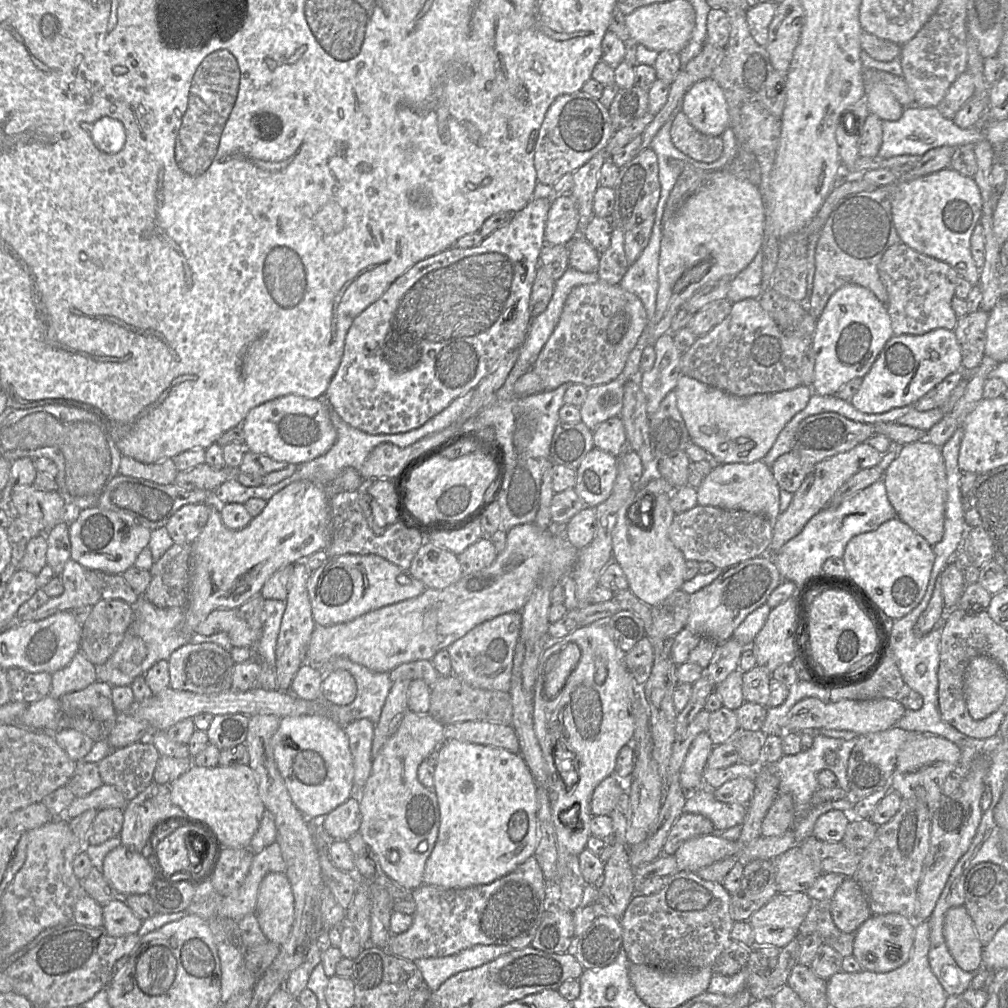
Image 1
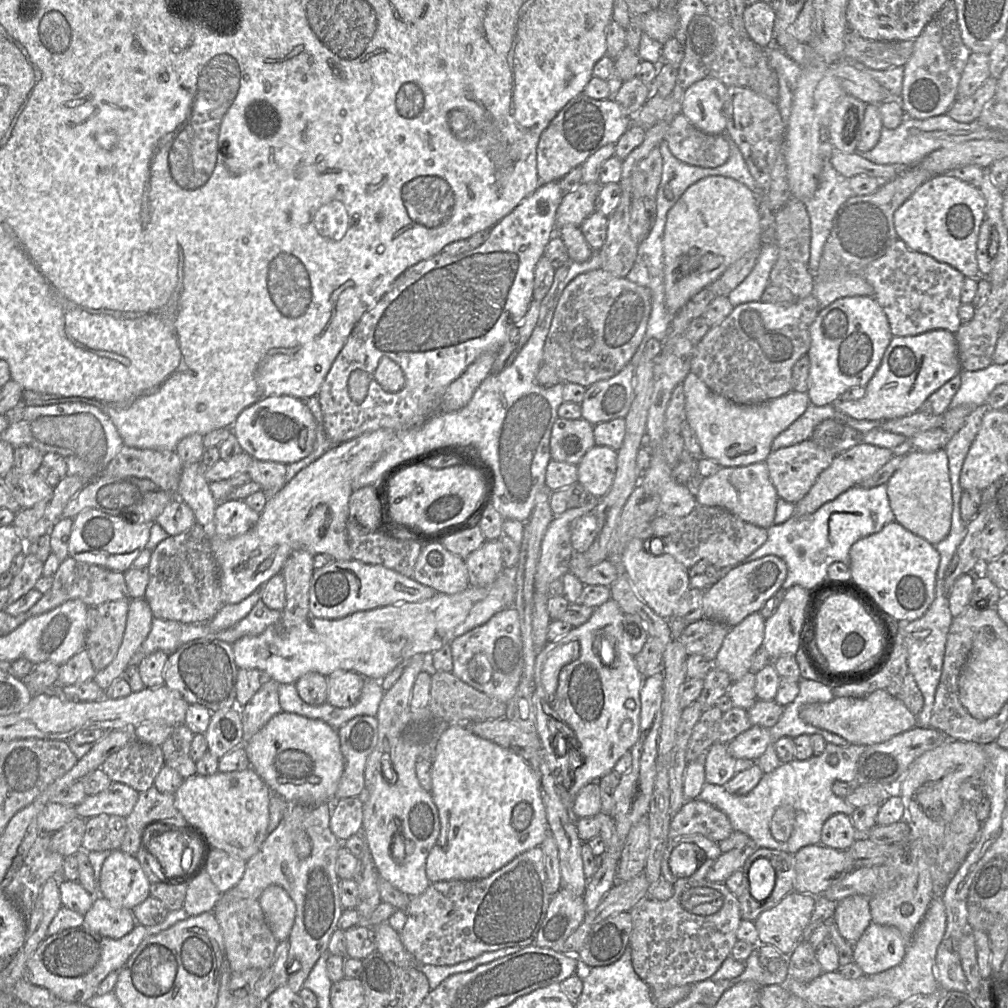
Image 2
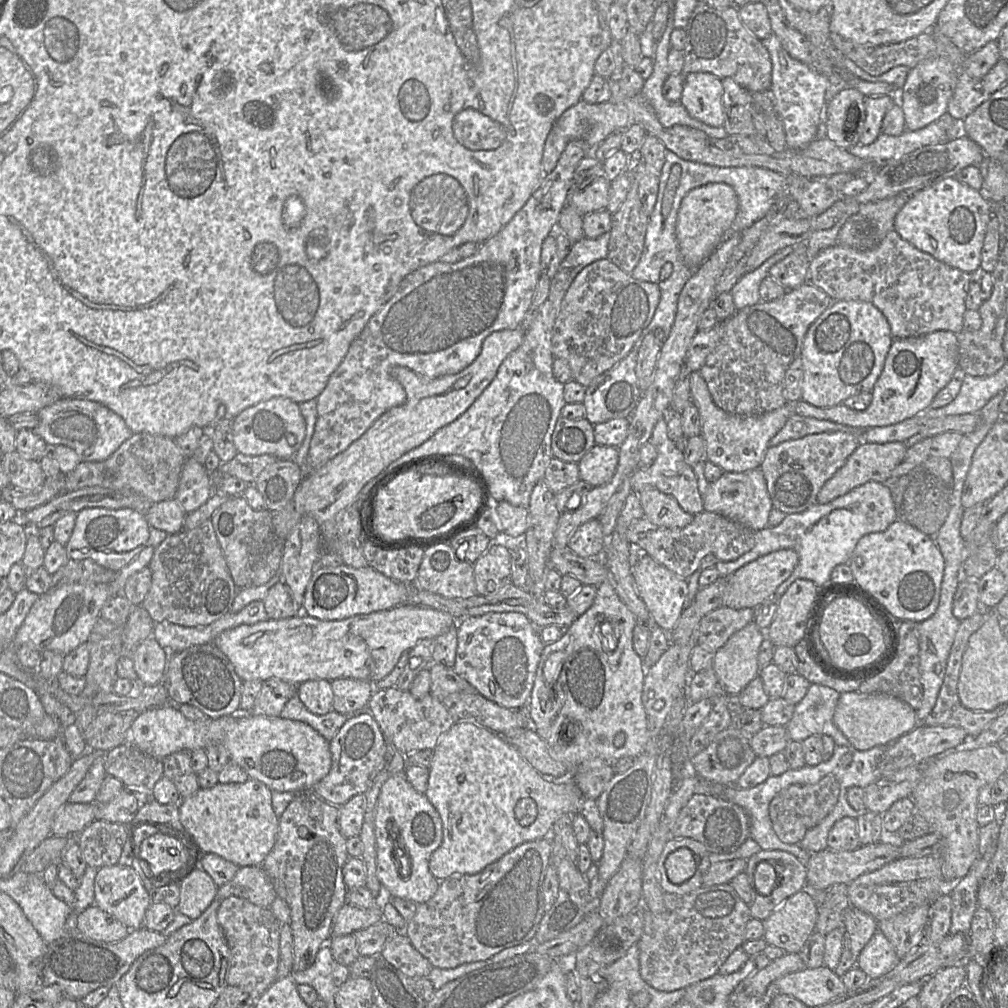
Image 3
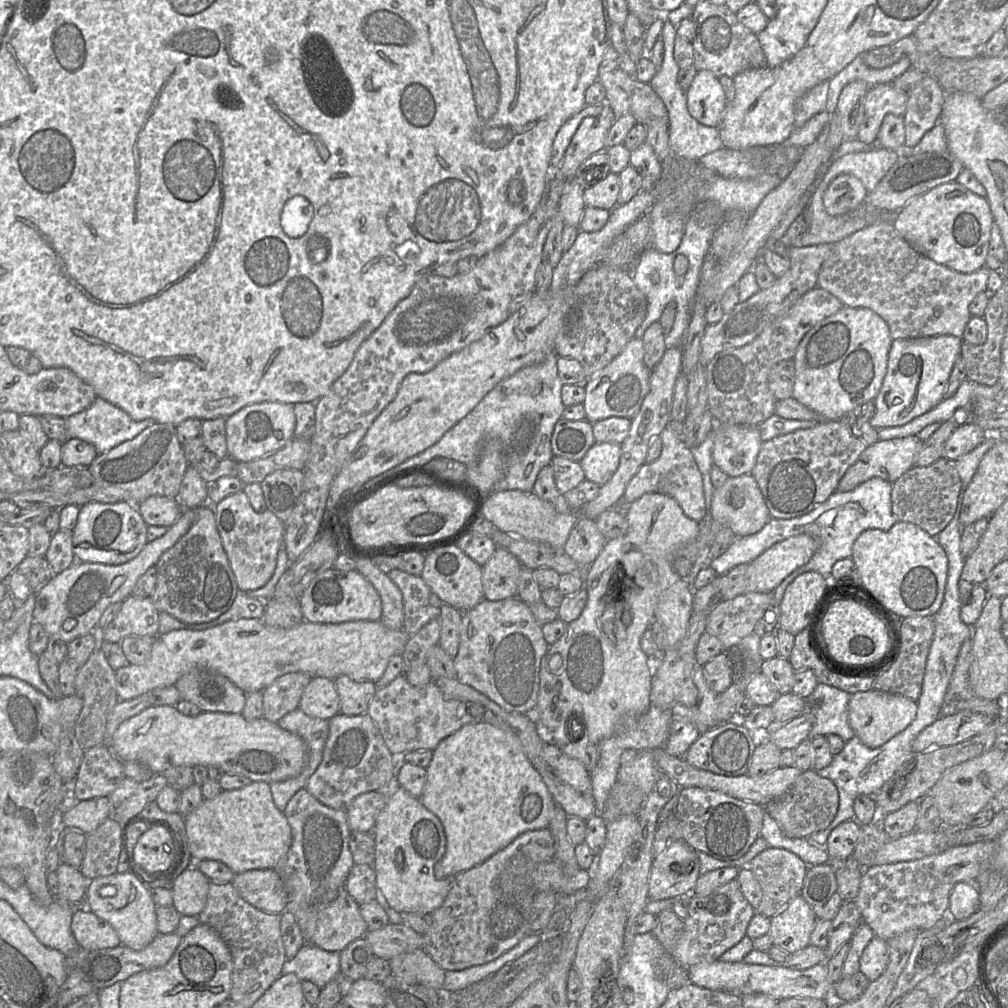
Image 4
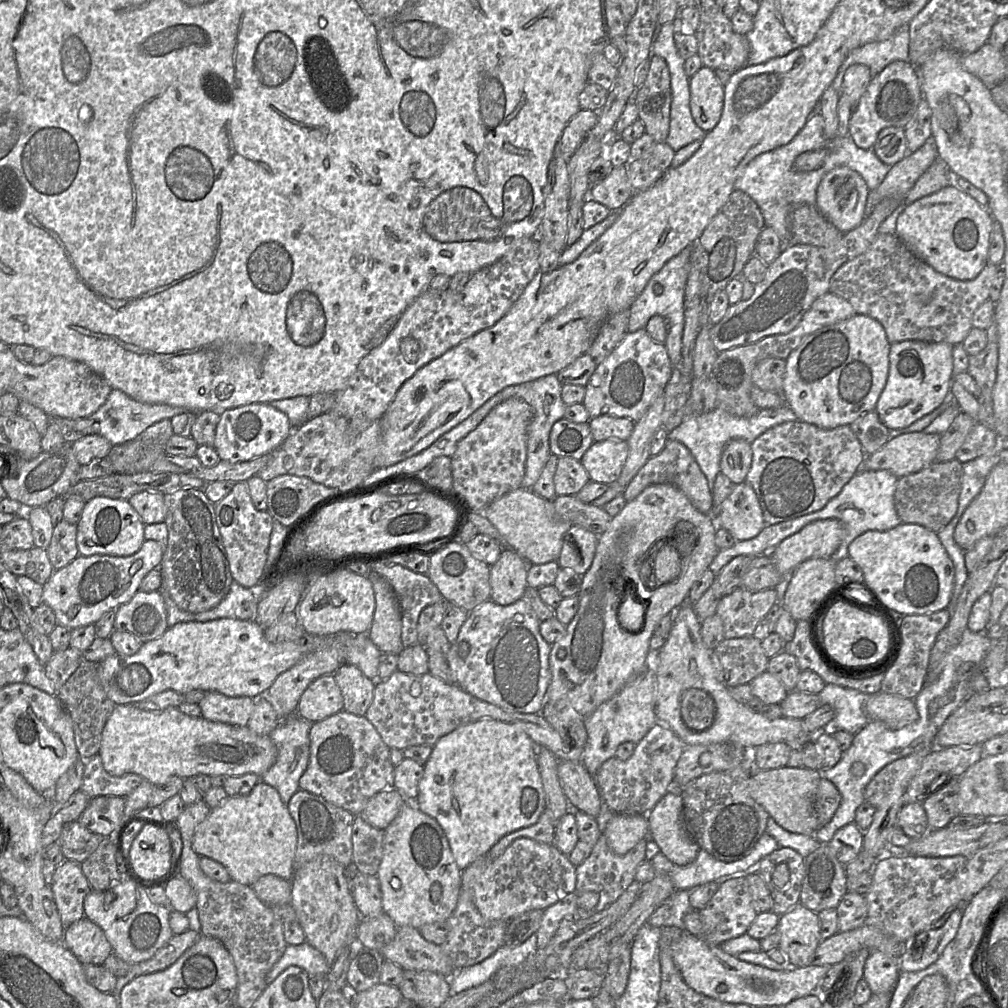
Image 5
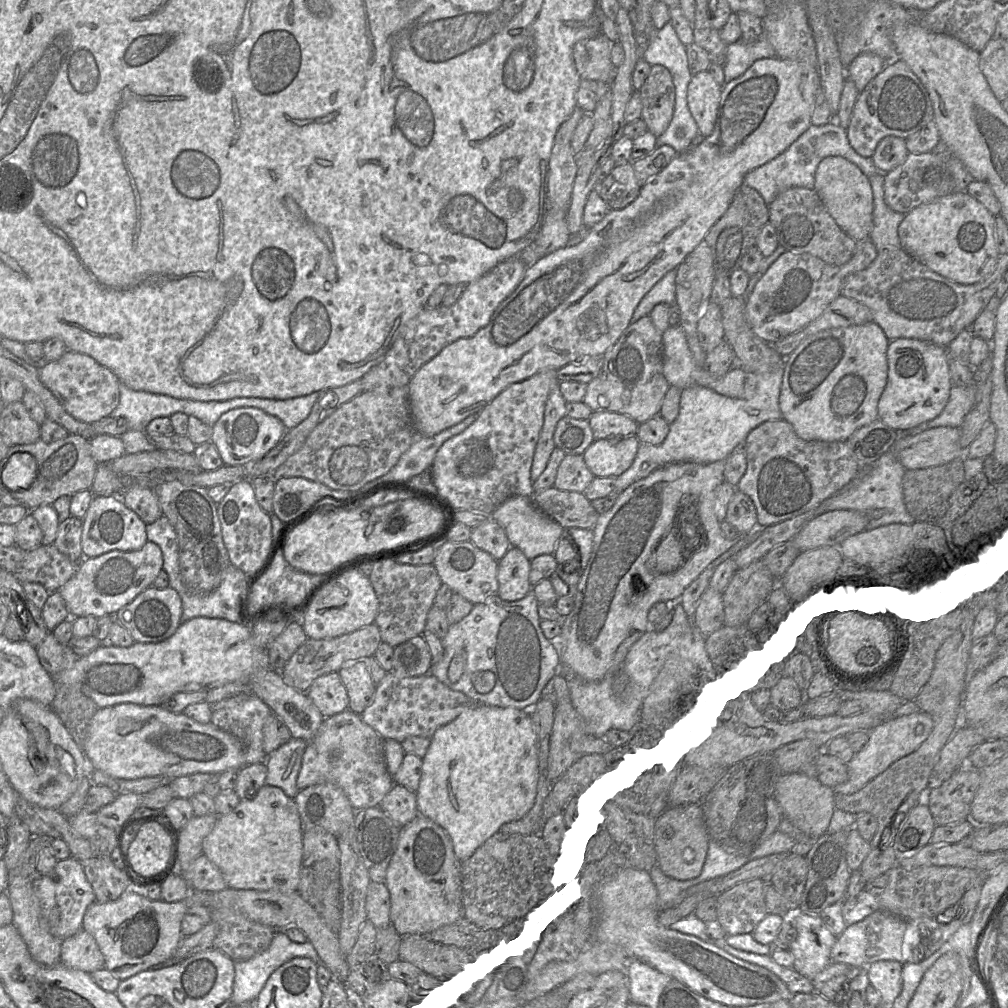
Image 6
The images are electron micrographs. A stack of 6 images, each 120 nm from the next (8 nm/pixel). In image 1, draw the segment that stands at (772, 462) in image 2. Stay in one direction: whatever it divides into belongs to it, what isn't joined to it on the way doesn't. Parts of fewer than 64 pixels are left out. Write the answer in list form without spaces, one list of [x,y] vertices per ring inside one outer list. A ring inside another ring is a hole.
[[[792,452],[779,456],[771,466],[772,475],[781,490],[795,493],[806,476],[813,470],[815,464],[811,464],[808,460],[802,460],[798,455]]]

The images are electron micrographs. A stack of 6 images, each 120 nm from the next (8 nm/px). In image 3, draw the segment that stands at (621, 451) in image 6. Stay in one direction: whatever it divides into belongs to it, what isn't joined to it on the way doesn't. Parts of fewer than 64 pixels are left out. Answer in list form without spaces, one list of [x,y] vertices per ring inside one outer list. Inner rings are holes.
[[[595,444],[577,463],[580,479],[592,487],[605,485],[612,479],[618,461],[618,448]]]

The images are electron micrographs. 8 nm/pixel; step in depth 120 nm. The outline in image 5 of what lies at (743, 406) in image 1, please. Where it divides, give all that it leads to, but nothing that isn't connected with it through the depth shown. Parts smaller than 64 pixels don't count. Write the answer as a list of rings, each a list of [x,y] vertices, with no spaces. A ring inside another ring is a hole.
[[[743,439],[729,441],[723,449],[720,469],[735,485],[746,481],[751,468],[753,451],[751,443]]]

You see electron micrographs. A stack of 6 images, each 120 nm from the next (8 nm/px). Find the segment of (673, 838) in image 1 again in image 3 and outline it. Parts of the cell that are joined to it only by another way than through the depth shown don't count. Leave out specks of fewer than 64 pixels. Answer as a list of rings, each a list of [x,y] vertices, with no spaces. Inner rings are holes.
[[[696,793],[680,811],[671,828],[671,837],[694,839],[712,854],[731,853],[750,837],[750,821],[744,809],[725,798]]]

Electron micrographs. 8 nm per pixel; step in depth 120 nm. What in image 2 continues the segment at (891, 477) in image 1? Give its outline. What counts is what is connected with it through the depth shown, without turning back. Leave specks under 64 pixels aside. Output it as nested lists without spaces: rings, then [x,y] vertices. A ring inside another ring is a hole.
[[[944,449],[935,452],[911,450],[886,483],[890,507],[896,522],[932,545],[949,533],[952,515],[952,486],[948,456]]]

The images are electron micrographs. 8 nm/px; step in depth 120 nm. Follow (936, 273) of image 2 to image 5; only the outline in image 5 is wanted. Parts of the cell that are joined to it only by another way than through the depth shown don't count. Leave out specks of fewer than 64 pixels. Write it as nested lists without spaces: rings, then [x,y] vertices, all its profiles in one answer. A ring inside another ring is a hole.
[[[877,233],[869,248],[844,263],[832,276],[829,291],[847,300],[856,314],[869,316],[882,324],[890,344],[905,340],[962,344],[973,327],[977,308],[990,298],[993,280],[1001,266],[987,262],[972,280],[956,280],[936,271],[915,256],[897,234]]]

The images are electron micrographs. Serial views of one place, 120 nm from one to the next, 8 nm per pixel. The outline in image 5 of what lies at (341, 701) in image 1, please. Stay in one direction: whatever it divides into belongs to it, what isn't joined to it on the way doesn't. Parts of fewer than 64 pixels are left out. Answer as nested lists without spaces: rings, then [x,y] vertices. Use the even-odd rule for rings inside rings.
[[[343,664],[334,673],[344,700],[344,710],[365,716],[374,697],[376,680],[366,677],[355,665]]]

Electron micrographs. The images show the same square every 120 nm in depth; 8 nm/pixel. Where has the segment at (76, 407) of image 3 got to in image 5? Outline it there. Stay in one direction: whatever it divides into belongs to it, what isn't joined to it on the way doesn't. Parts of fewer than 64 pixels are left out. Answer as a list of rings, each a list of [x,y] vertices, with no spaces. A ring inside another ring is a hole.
[[[112,389],[106,402],[89,418],[98,424],[98,434],[106,438],[112,446],[134,440],[149,426],[164,419],[188,412],[185,408],[168,404],[148,404],[132,399],[119,389]]]

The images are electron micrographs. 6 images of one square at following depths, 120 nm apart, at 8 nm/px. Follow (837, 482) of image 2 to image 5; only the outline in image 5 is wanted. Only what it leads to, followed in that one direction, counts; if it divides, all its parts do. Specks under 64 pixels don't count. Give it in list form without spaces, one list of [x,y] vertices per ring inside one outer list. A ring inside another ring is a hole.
[[[922,431],[892,437],[880,450],[866,456],[861,469],[887,470],[901,478],[935,462],[939,446],[940,434]]]

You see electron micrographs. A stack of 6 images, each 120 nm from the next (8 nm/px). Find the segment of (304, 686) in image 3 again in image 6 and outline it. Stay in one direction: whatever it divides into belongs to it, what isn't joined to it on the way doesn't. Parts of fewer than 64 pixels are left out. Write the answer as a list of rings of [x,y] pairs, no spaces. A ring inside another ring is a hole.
[[[338,672],[317,677],[306,693],[325,718],[349,709],[347,690]]]

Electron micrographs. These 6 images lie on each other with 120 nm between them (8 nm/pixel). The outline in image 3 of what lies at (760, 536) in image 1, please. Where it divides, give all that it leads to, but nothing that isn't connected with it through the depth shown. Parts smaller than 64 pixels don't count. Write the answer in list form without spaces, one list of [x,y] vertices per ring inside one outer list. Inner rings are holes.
[[[707,511],[694,515],[693,521],[684,528],[659,527],[642,518],[630,525],[627,539],[636,551],[648,554],[656,562],[684,579],[689,579],[700,569],[702,559],[708,554],[714,555],[720,562],[730,562],[755,546],[755,532],[720,514]]]

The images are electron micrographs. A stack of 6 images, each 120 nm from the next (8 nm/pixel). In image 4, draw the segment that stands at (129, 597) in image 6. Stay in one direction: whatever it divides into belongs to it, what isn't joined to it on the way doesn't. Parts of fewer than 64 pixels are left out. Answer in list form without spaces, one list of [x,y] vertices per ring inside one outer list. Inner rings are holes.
[[[183,509],[166,534],[147,542],[134,559],[124,564],[109,565],[76,561],[66,570],[55,574],[36,594],[33,622],[41,624],[50,639],[58,639],[66,643],[77,637],[96,632],[98,621],[105,609],[110,604],[123,602],[129,595],[132,595],[137,580],[151,566],[155,566],[161,555],[187,533],[196,518],[197,509]]]

